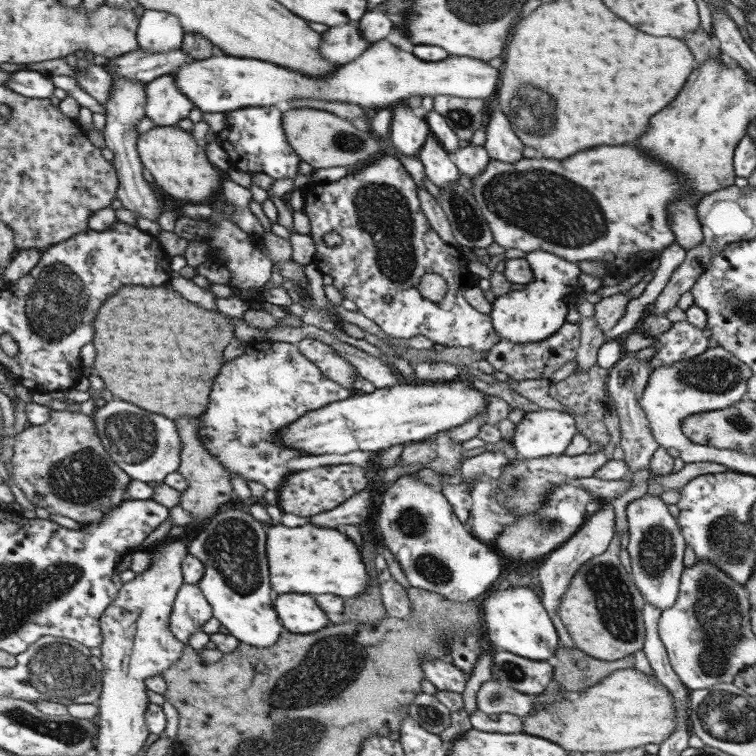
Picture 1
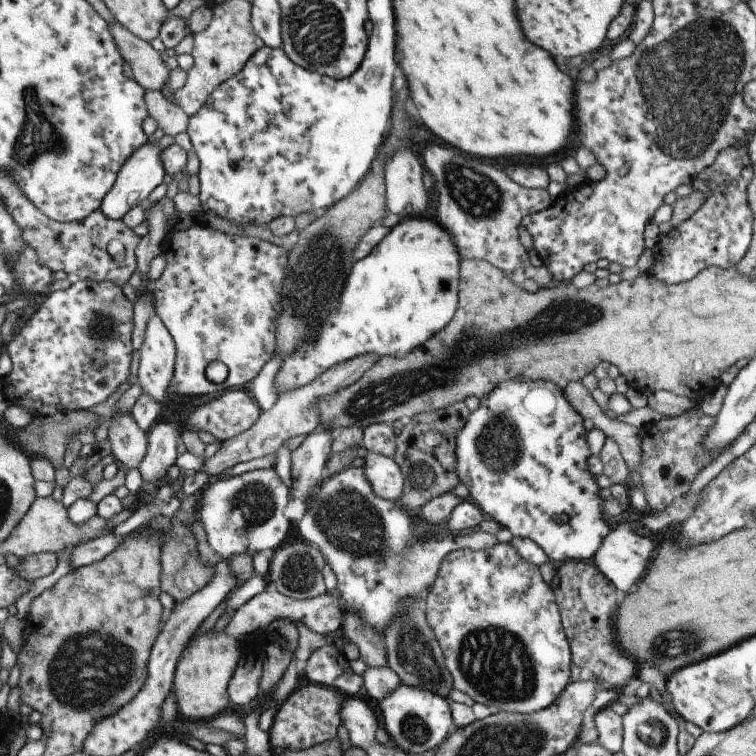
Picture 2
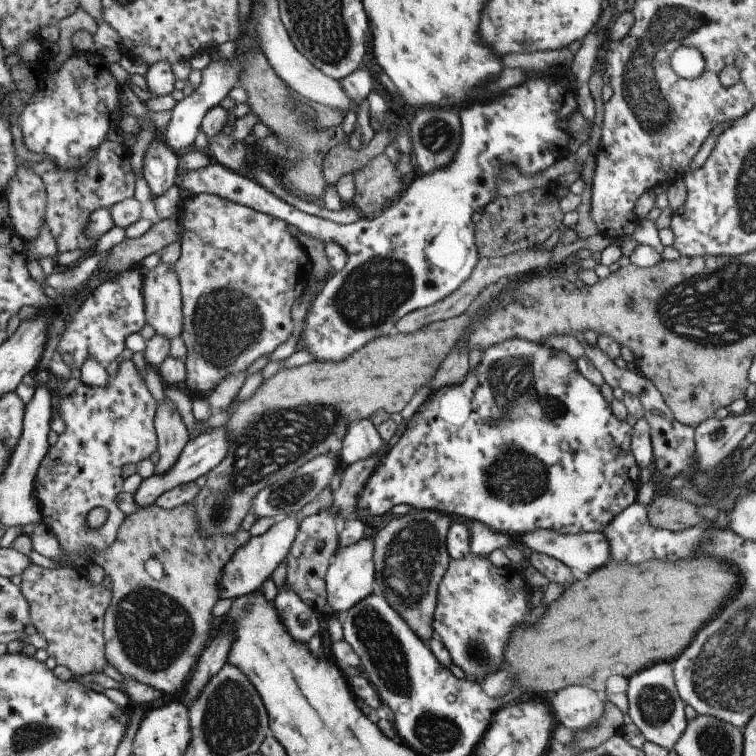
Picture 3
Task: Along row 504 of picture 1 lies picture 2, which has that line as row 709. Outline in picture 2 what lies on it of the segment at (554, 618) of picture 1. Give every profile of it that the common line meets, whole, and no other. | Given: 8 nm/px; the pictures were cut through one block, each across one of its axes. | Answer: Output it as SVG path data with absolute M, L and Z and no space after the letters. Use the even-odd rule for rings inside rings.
M607 705L599 709L593 717L594 730L597 730L596 742L607 752L620 750L622 741L622 717Z

